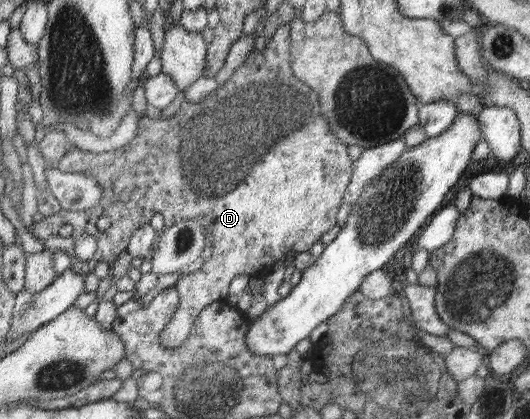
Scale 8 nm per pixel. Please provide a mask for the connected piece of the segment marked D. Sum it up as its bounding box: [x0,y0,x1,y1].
[28,22,353,347]

